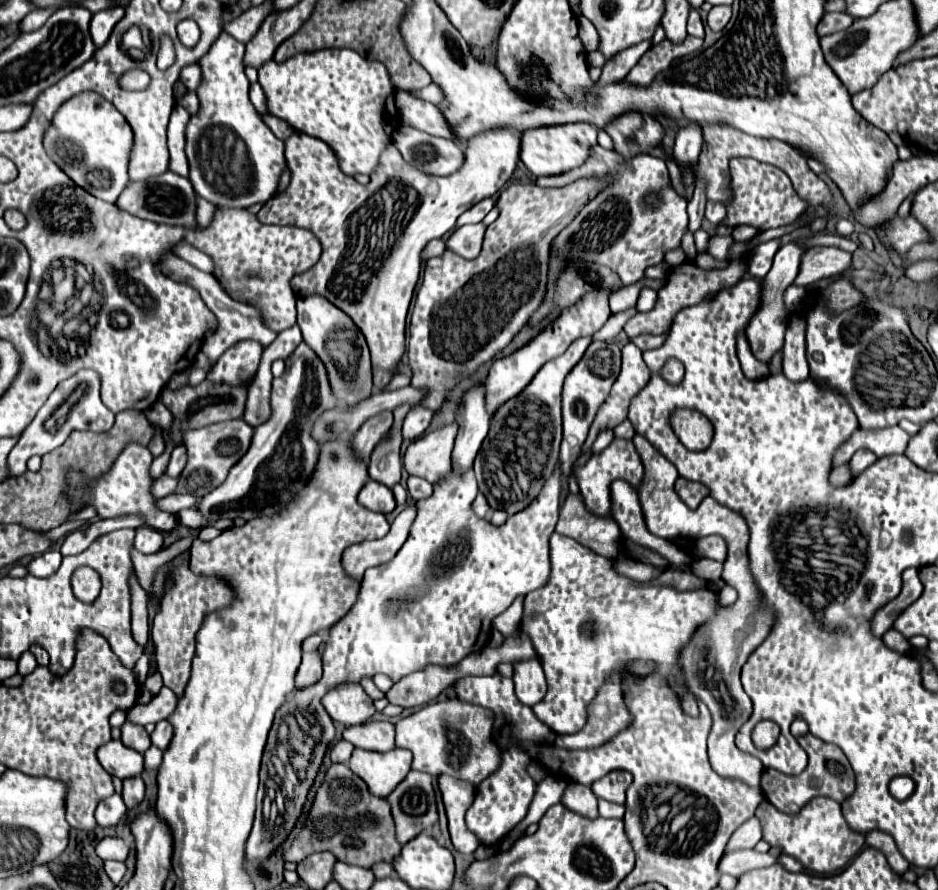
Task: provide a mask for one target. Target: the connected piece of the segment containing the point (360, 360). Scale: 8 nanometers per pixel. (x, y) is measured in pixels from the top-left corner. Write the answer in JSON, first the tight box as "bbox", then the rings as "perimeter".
{"bbox":[298,296,372,406],"perimeter":[[[308,296],[298,300],[298,326],[302,330],[304,342],[320,356],[326,366],[328,382],[332,394],[350,406],[360,400],[370,398],[372,394],[372,370],[370,370],[370,352],[362,332],[348,320],[344,312],[340,312],[334,304],[328,304],[322,296]]]}

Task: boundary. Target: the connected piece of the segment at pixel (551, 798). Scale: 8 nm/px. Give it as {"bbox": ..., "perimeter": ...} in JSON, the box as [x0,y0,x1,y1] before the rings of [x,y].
{"bbox":[512,776,564,834],"perimeter":[[[546,776],[546,778],[538,784],[536,796],[534,796],[534,800],[532,800],[532,804],[530,804],[530,810],[528,810],[528,816],[524,818],[524,824],[522,824],[522,826],[516,826],[512,834],[526,830],[526,826],[532,824],[532,822],[538,822],[538,820],[542,818],[542,814],[544,814],[550,806],[554,806],[554,804],[558,804],[558,802],[562,800],[562,794],[564,794],[564,780],[556,780],[556,778]]]}

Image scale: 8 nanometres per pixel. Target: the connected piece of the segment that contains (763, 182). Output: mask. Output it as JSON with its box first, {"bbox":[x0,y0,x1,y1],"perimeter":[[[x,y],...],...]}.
{"bbox":[724,158,806,232],"perimeter":[[[734,158],[734,160],[730,160],[730,176],[732,176],[734,200],[726,208],[728,218],[724,220],[724,224],[728,224],[728,226],[750,224],[750,226],[756,226],[758,230],[764,232],[768,228],[792,224],[806,210],[806,204],[794,192],[790,178],[776,166],[758,162],[754,158]]]}

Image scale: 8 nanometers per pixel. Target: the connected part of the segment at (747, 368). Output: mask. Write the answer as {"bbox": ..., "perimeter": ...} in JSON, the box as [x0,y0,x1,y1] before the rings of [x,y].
{"bbox":[737,334,766,380],"perimeter":[[[740,334],[737,338],[737,356],[742,372],[746,378],[752,378],[752,380],[764,378],[766,376],[766,364],[754,358],[747,338],[744,336],[745,334]]]}

